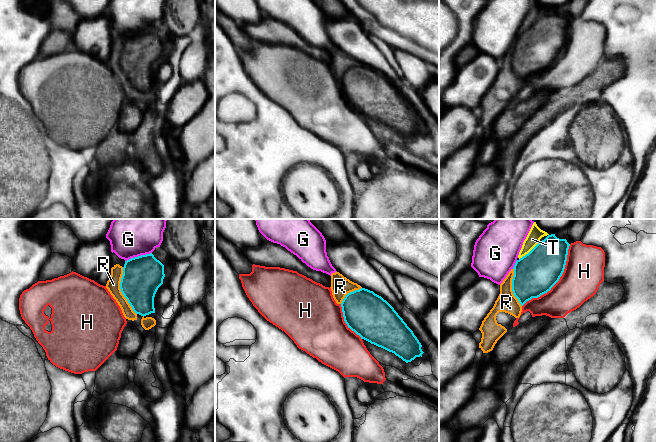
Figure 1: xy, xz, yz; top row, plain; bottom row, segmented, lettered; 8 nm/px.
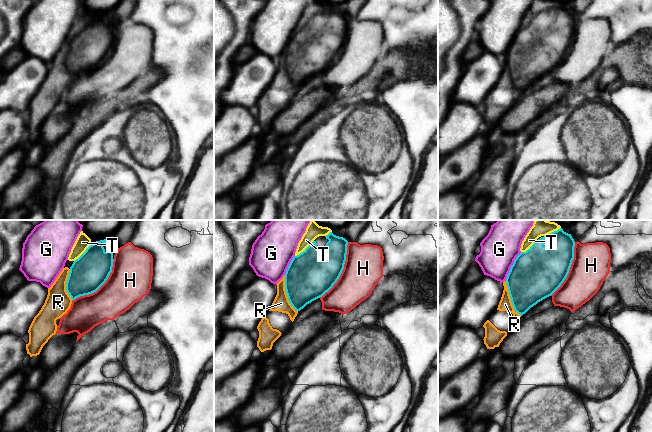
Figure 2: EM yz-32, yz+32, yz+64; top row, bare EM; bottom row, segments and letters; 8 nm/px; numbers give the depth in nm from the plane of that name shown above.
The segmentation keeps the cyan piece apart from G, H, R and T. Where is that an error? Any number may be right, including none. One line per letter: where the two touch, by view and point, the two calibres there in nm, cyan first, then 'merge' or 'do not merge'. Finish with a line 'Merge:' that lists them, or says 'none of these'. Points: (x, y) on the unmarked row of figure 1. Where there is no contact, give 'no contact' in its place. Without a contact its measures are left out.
G: contact xy (138, 32); calibres 320 and 280 nm; do not merge
H: contact yz (558, 56); calibres 340 and 320 nm; do not merge
R: contact xy (121, 67); calibres 320 and 110 nm; merge
T: contact yz (530, 27); calibres 340 and 110 nm; merge
Merge: R, T

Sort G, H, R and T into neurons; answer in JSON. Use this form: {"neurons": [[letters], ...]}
{"neurons": [["G"], ["H"], ["R", "T"]]}

